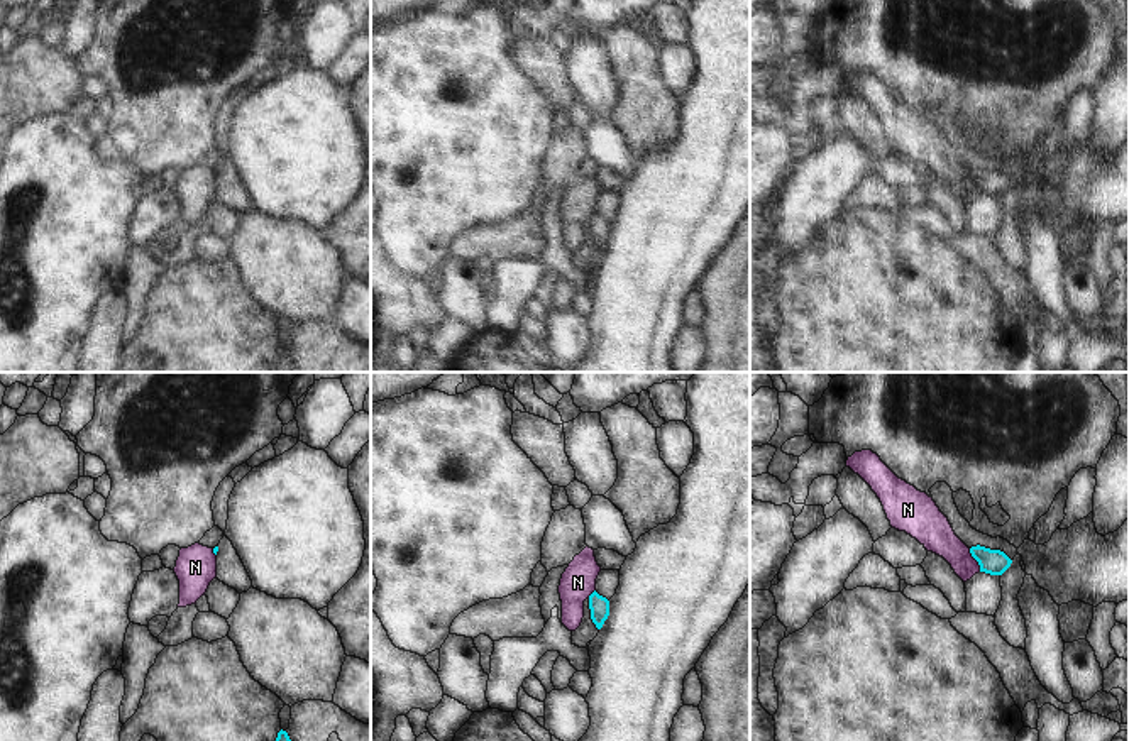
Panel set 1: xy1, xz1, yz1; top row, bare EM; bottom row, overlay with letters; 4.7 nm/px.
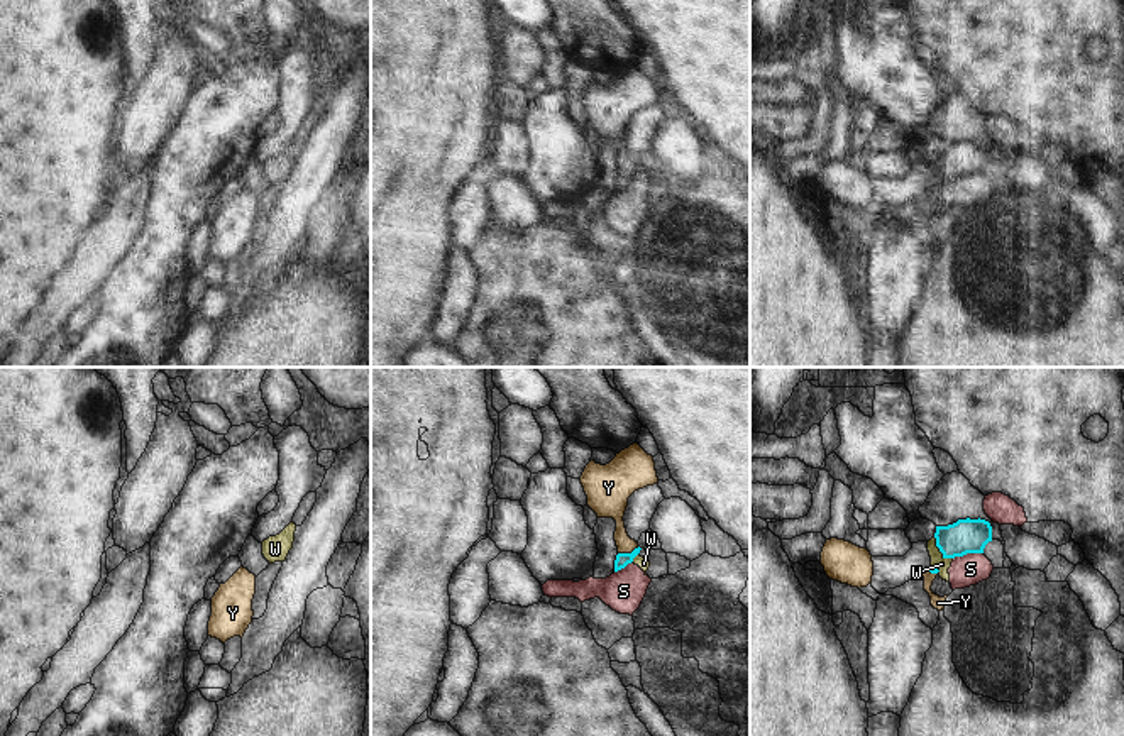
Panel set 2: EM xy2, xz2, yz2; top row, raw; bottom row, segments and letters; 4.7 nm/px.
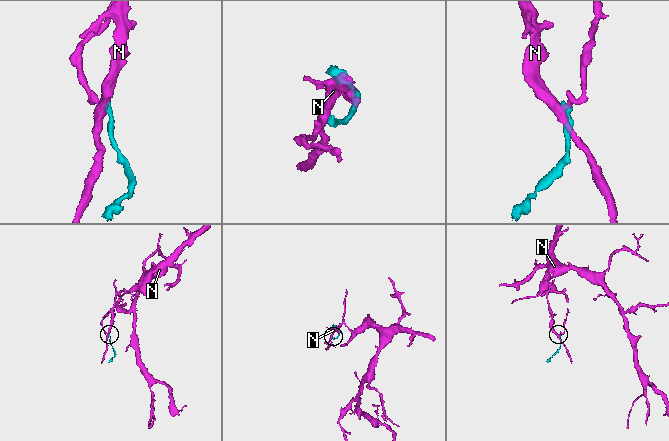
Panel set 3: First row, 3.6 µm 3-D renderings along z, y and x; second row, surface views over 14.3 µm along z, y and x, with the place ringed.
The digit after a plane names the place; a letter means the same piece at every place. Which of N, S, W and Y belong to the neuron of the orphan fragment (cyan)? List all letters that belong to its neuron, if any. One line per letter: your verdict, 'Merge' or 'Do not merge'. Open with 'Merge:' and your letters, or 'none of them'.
Merge: Y
N: Do not merge
S: Do not merge
W: Do not merge
Y: Merge.

